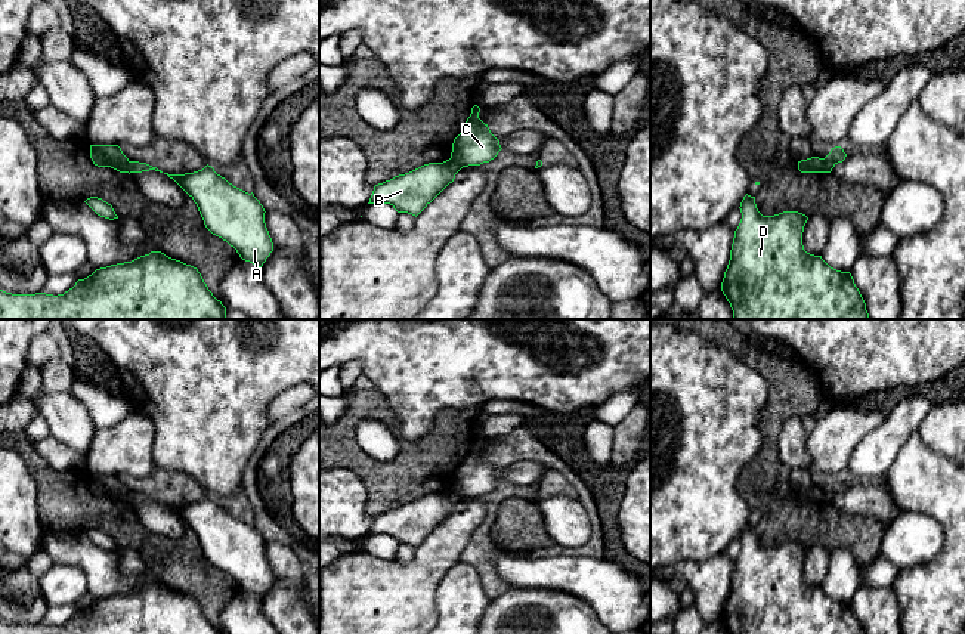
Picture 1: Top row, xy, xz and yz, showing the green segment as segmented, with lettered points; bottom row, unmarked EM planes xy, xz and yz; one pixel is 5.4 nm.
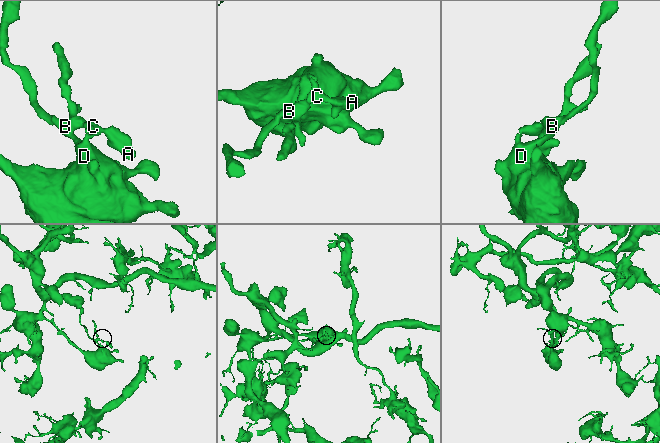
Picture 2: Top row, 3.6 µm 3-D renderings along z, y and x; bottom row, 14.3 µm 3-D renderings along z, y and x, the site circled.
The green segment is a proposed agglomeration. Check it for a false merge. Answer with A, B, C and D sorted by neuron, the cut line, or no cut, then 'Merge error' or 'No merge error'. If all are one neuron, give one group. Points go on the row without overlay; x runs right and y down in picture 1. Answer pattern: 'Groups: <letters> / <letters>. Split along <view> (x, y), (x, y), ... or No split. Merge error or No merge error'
Groups: A C / B D. Split along yz (822, 489), (825, 503). Merge error

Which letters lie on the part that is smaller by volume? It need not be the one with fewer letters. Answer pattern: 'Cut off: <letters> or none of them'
Cut off: A, C

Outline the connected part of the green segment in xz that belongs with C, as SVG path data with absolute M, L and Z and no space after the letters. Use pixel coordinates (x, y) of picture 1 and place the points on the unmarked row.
M474 436L463 463L452 474L451 489L461 498L489 494L502 480L488 455L479 449L479 443L480 439Z

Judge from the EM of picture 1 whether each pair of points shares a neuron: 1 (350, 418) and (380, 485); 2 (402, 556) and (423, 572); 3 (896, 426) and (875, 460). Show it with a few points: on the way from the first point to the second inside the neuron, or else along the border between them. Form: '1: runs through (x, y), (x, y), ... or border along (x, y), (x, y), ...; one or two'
1: runs through (348, 435), (348, 450), (367, 469); one
2: border along (415, 549), (408, 560), (398, 562), (395, 559); two
3: runs through (891, 435), (877, 451); one

